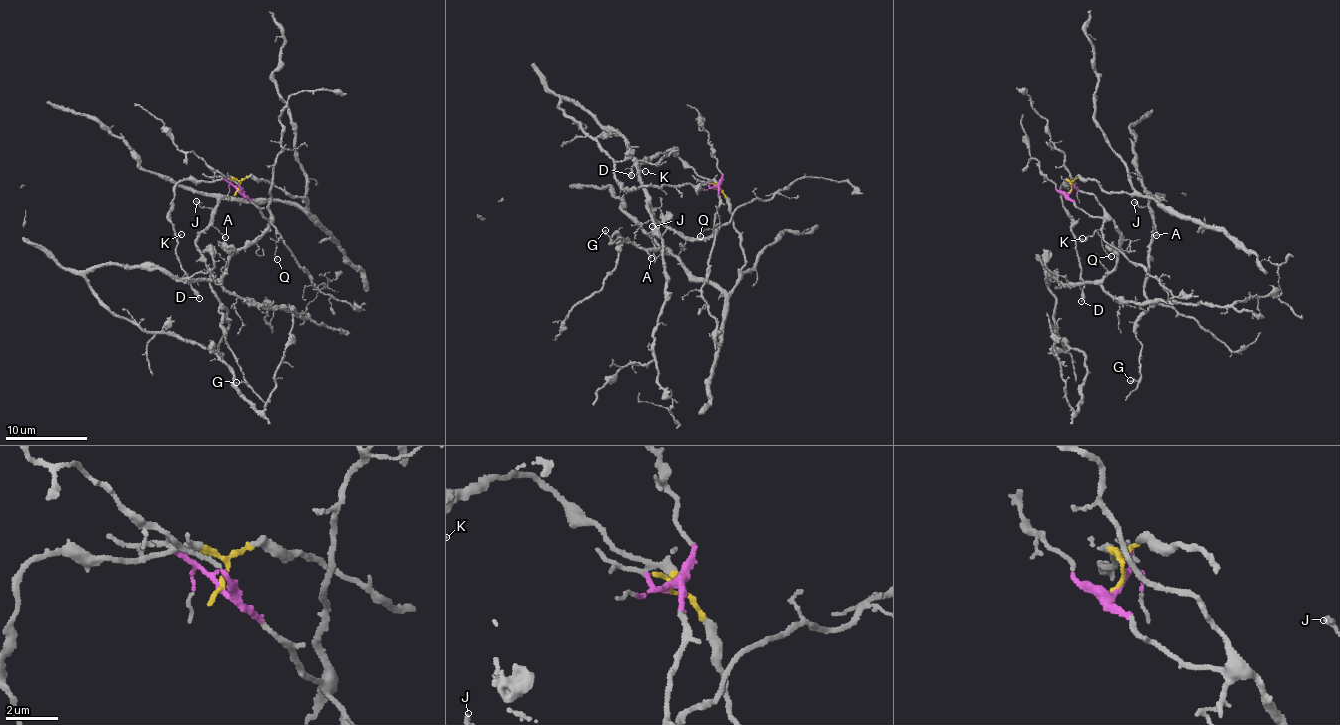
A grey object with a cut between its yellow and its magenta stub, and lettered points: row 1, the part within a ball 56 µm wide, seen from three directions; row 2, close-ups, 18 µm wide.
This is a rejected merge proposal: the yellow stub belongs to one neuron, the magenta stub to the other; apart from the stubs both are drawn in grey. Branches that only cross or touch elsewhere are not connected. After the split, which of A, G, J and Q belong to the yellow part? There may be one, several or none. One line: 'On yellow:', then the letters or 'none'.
On yellow: A, G, J

